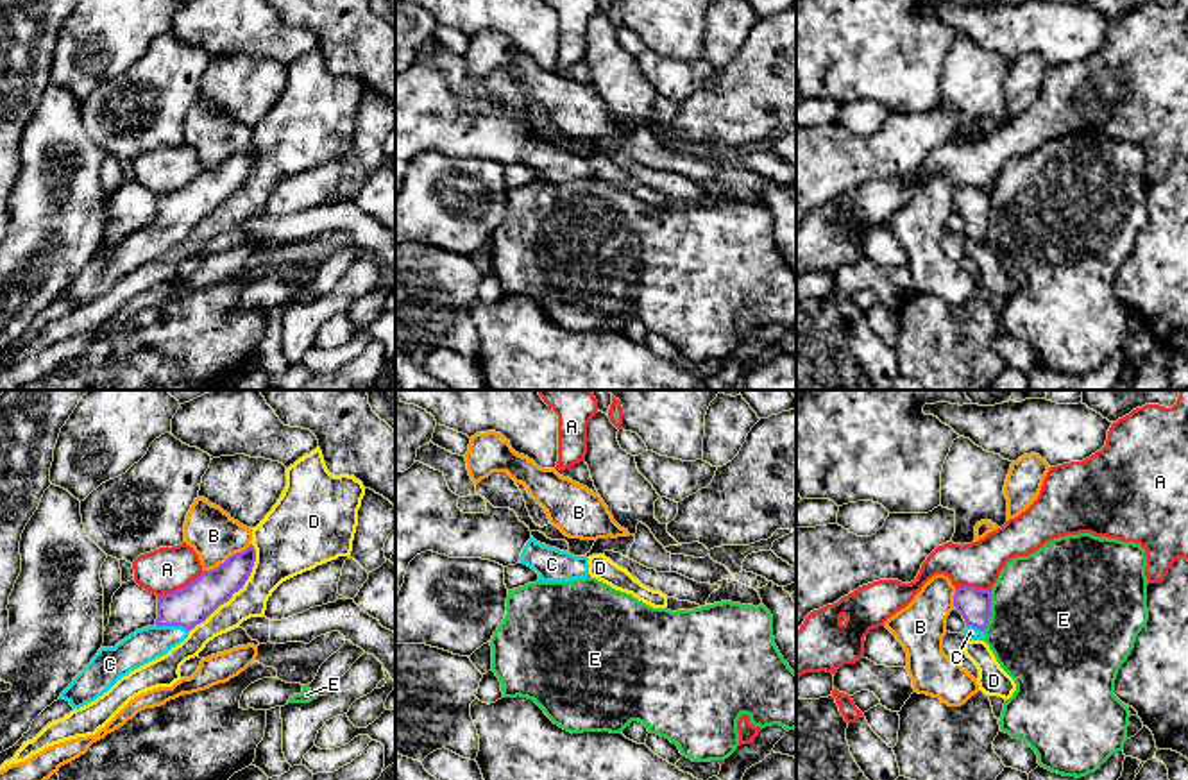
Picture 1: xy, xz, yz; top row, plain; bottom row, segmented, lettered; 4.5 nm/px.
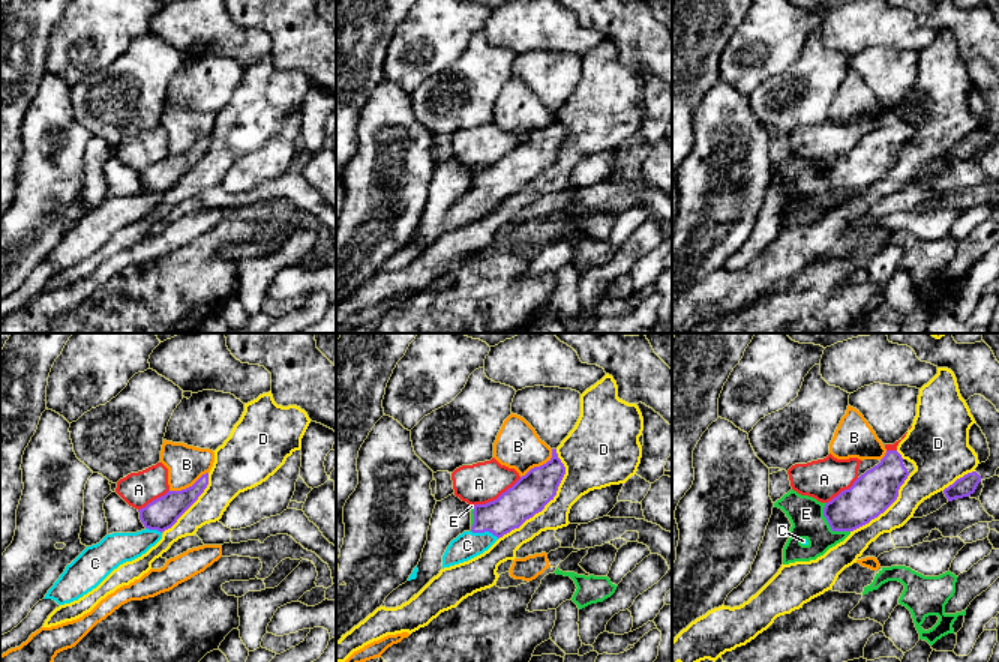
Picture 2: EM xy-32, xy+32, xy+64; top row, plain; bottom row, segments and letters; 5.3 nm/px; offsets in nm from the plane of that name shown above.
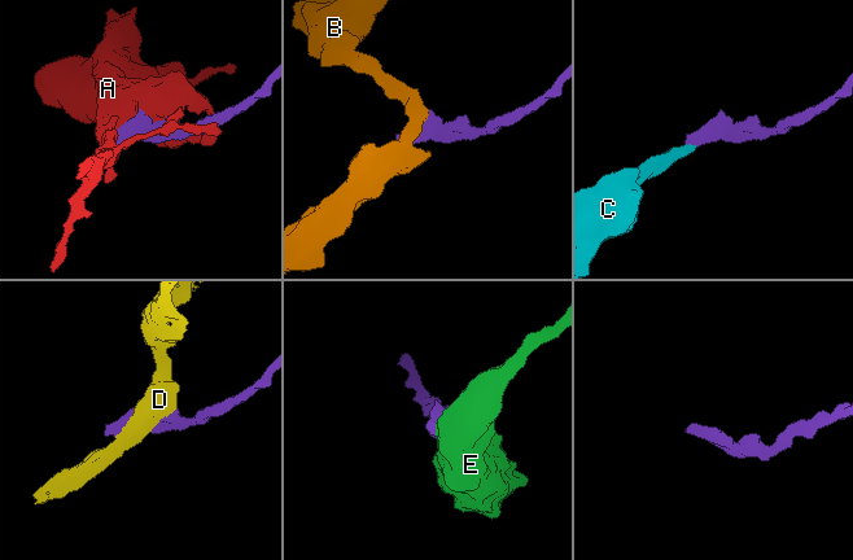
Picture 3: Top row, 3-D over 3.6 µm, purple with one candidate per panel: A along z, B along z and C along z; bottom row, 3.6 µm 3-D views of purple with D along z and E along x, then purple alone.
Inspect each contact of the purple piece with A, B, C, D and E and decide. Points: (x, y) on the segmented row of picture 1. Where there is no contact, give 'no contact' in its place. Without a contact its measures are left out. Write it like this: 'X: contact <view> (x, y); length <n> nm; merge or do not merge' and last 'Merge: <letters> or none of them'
A: contact xy (179, 589); length 240 nm; do not merge
B: contact xy (228, 559); length 260 nm; do not merge
C: contact xy (172, 625); length 160 nm; merge
D: contact xy (237, 591); length 480 nm; do not merge
E: contact yz (990, 610); length 190 nm; do not merge
Merge: C

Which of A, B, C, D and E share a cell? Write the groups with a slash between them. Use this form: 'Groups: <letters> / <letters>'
Groups: A / B / C / D / E

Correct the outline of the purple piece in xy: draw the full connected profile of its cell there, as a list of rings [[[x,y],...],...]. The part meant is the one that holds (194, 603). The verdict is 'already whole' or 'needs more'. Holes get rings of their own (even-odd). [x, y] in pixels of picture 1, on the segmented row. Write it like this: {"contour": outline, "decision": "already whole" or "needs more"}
{"contour": [[[250,544],[245,551],[231,555],[216,569],[202,571],[186,587],[157,598],[154,626],[136,630],[115,648],[100,648],[91,662],[61,692],[73,710],[107,692],[122,676],[166,655],[188,633],[204,623],[234,592],[243,589],[256,562]]], "decision": "needs more"}

